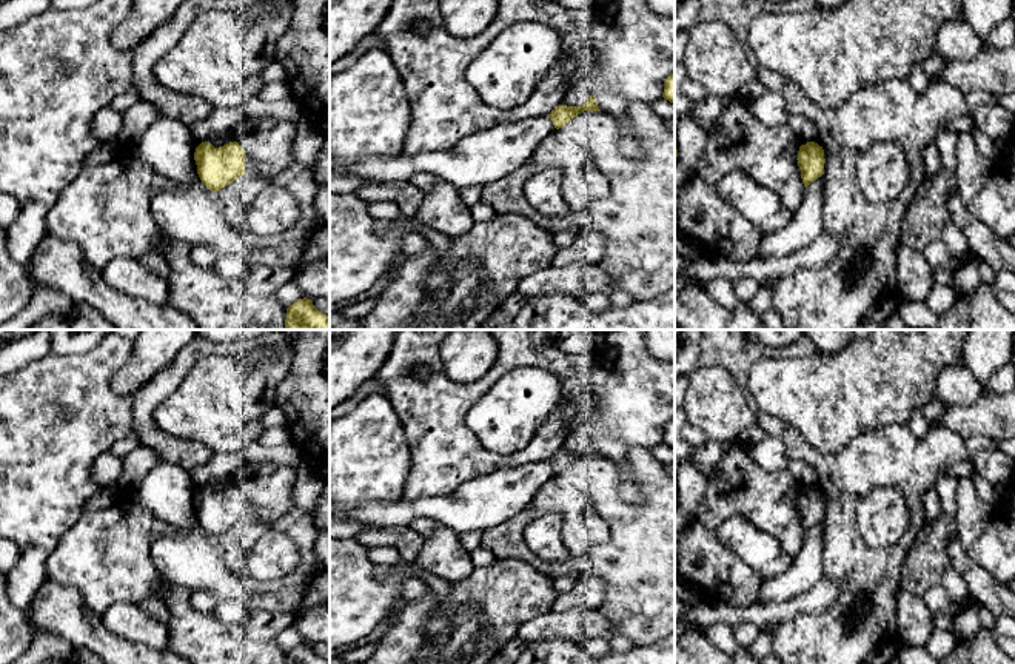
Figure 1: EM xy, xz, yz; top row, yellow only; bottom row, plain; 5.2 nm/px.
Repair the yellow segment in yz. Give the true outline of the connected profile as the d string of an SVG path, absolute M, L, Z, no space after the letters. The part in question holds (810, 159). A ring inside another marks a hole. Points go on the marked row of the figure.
M807 142L806 145L801 145L796 160L804 186L809 186L824 174L824 149L818 143Z

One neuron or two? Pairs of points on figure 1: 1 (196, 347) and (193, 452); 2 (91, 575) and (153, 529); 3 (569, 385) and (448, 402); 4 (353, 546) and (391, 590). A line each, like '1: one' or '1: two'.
1: one
2: one
3: one
4: one

